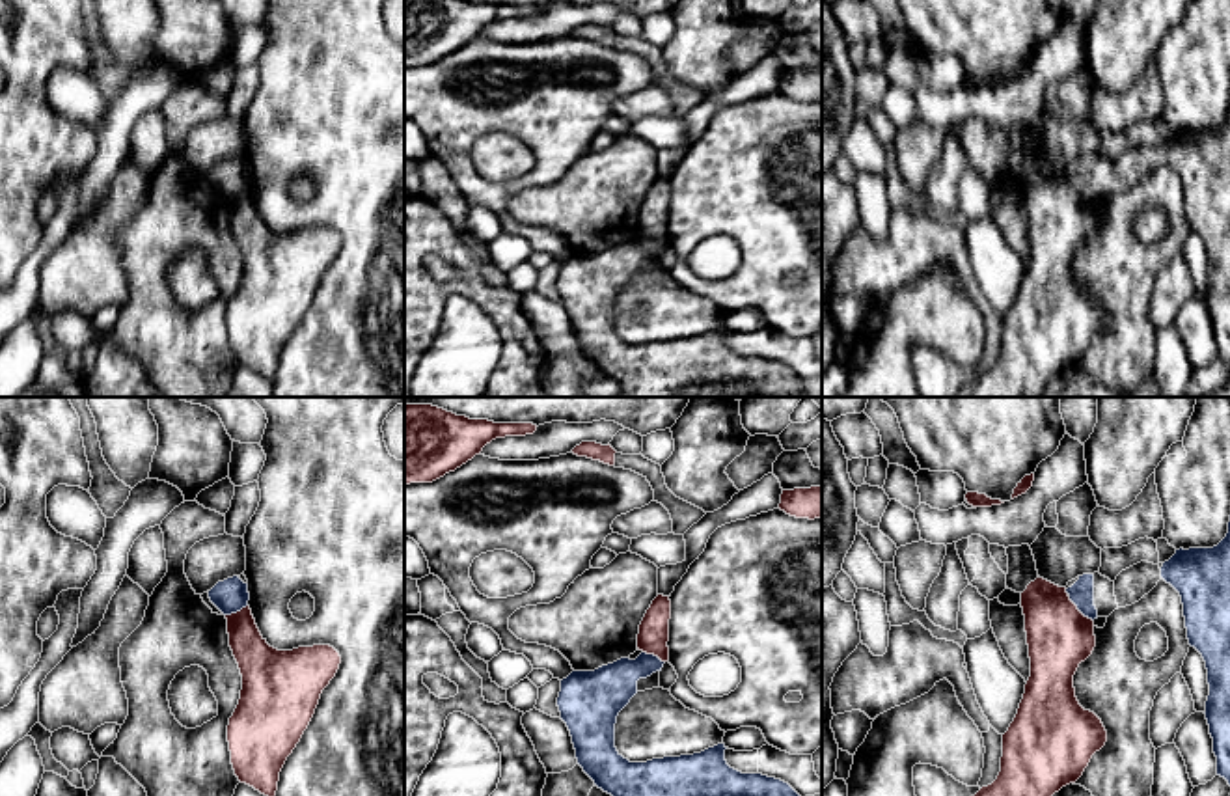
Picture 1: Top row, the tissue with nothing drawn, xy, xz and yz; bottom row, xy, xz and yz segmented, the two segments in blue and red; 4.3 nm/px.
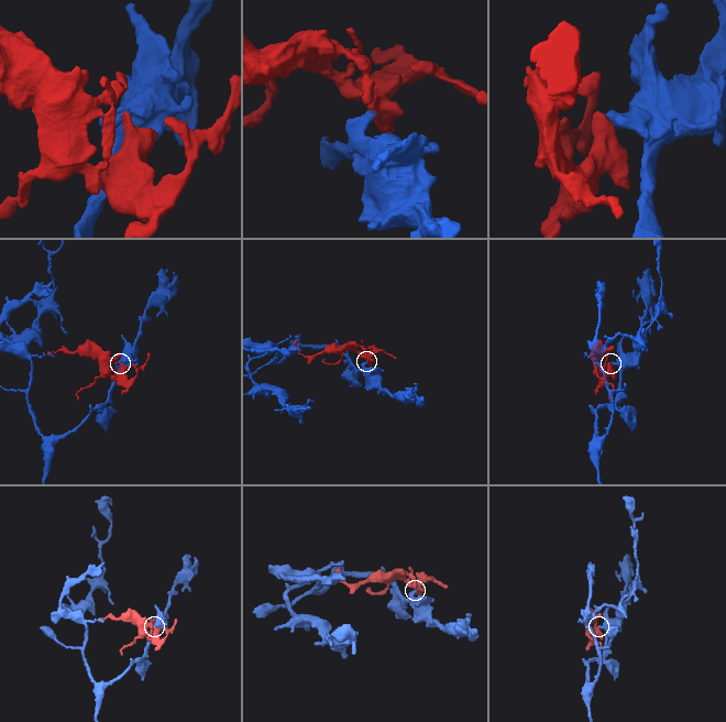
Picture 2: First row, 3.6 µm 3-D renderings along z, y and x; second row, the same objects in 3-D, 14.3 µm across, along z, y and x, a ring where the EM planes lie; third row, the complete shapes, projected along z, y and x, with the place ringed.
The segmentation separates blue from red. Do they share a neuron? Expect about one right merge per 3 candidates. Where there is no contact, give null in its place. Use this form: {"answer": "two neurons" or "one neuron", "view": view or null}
{"answer": "two neurons", "view": "yz"}

